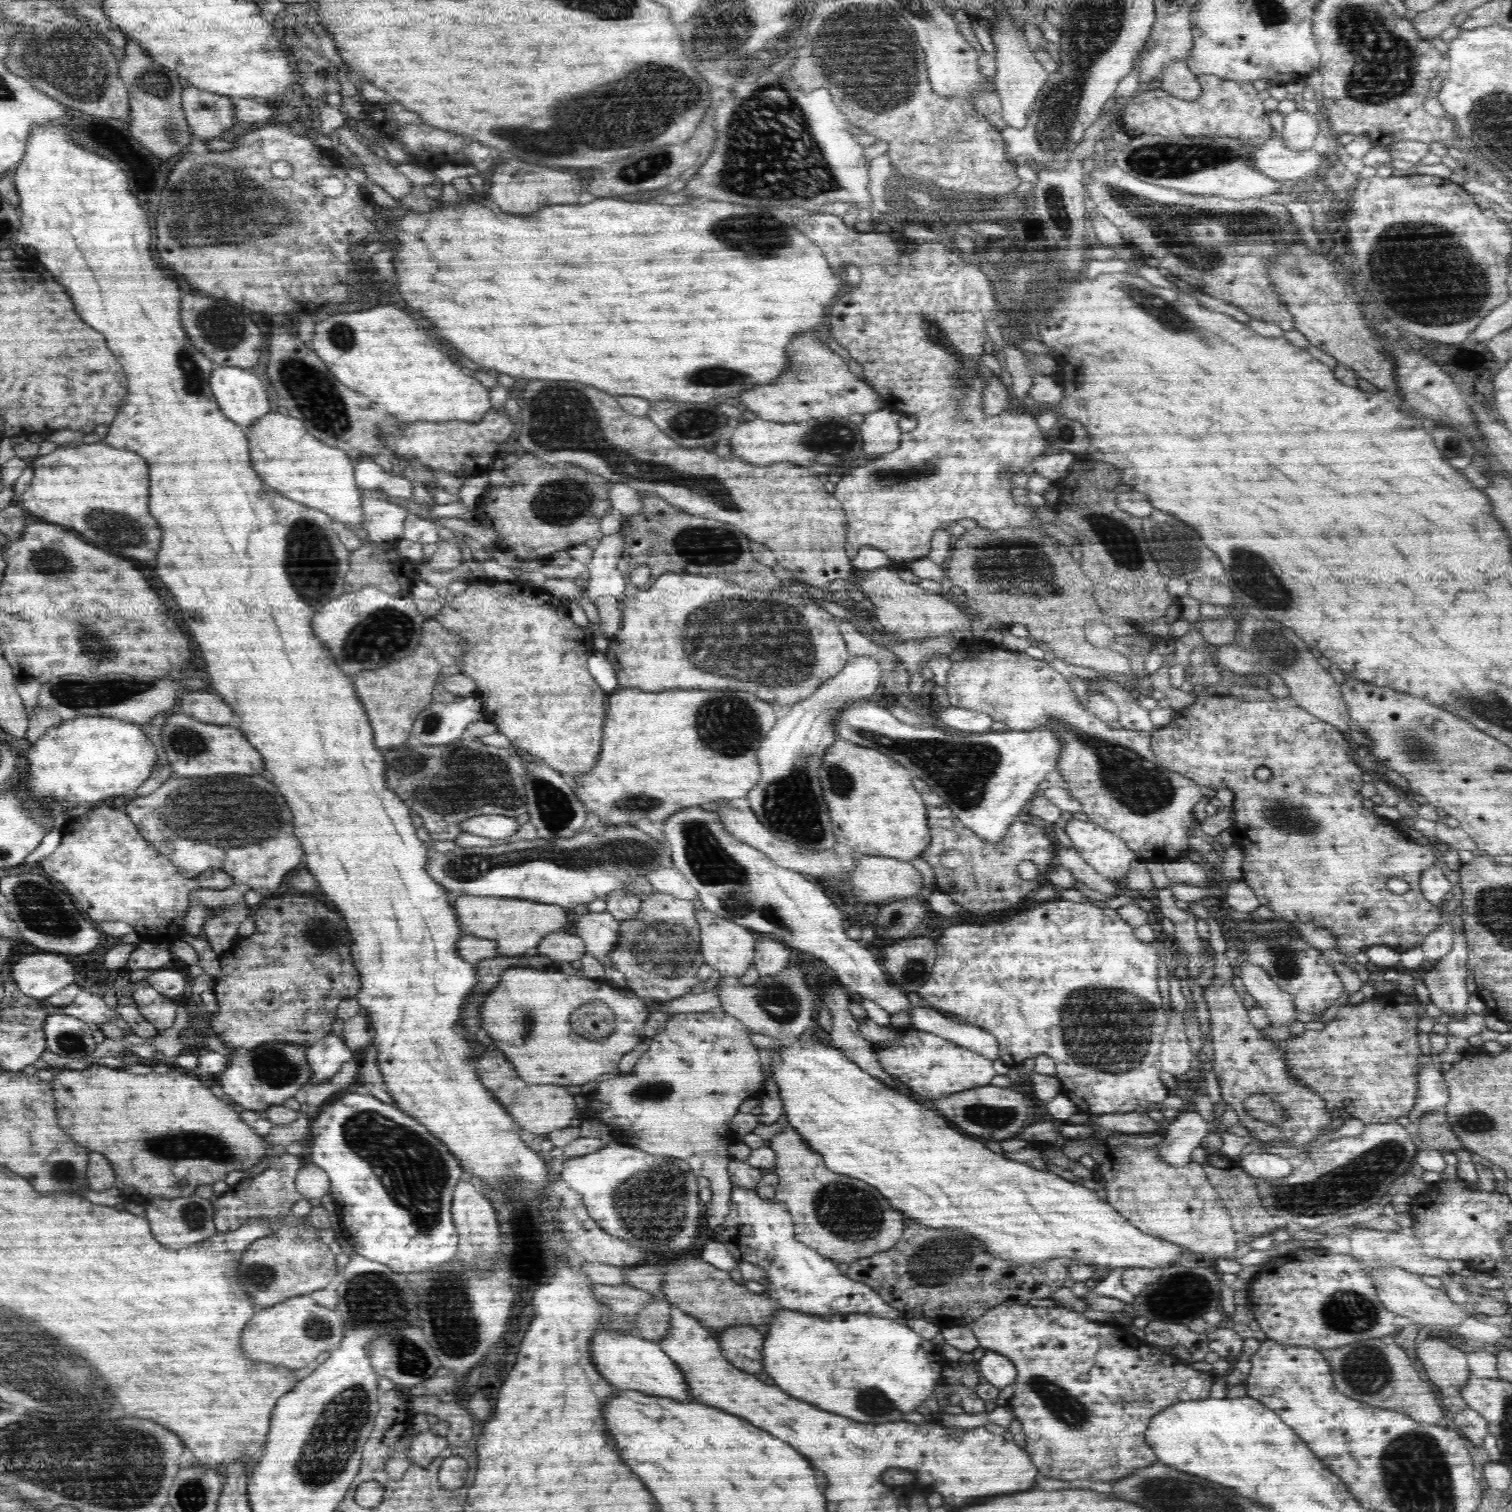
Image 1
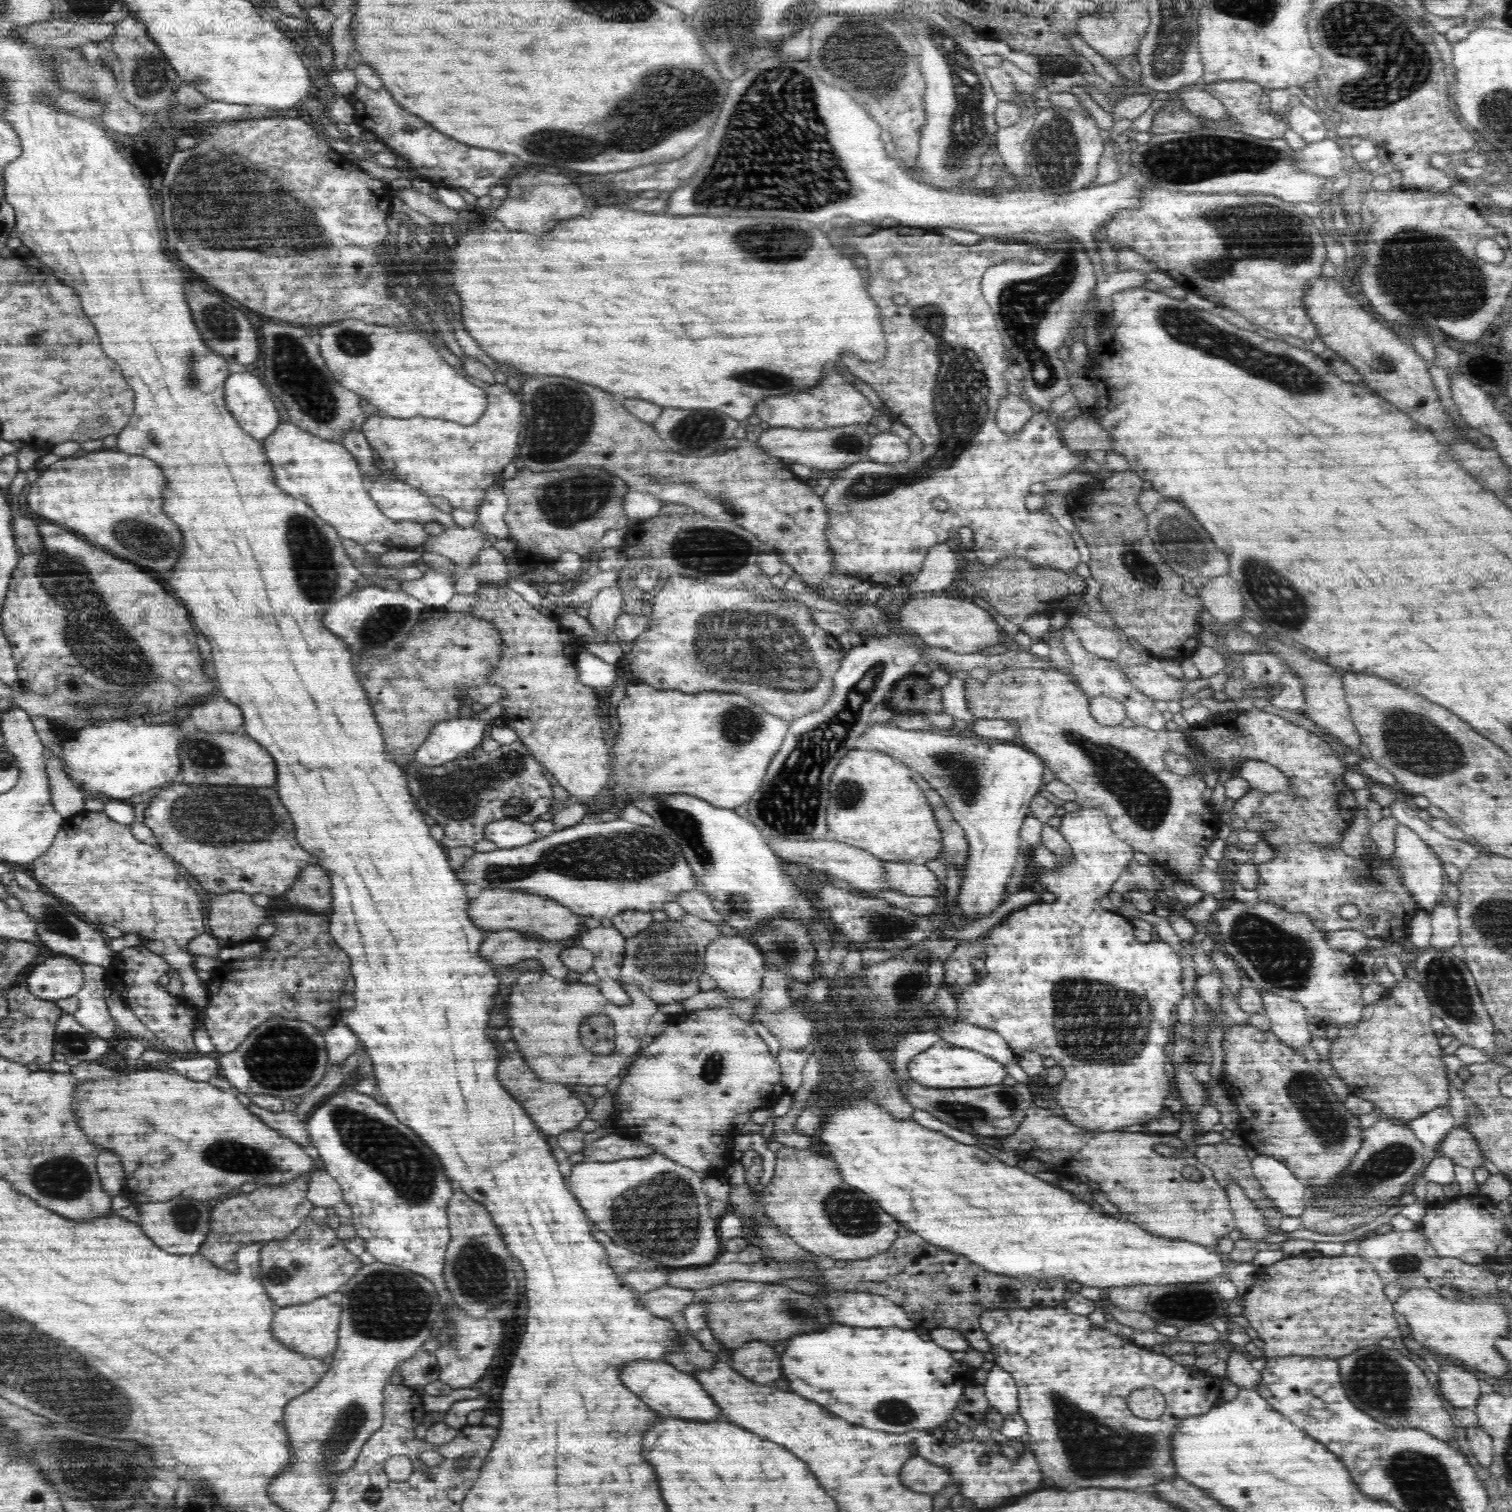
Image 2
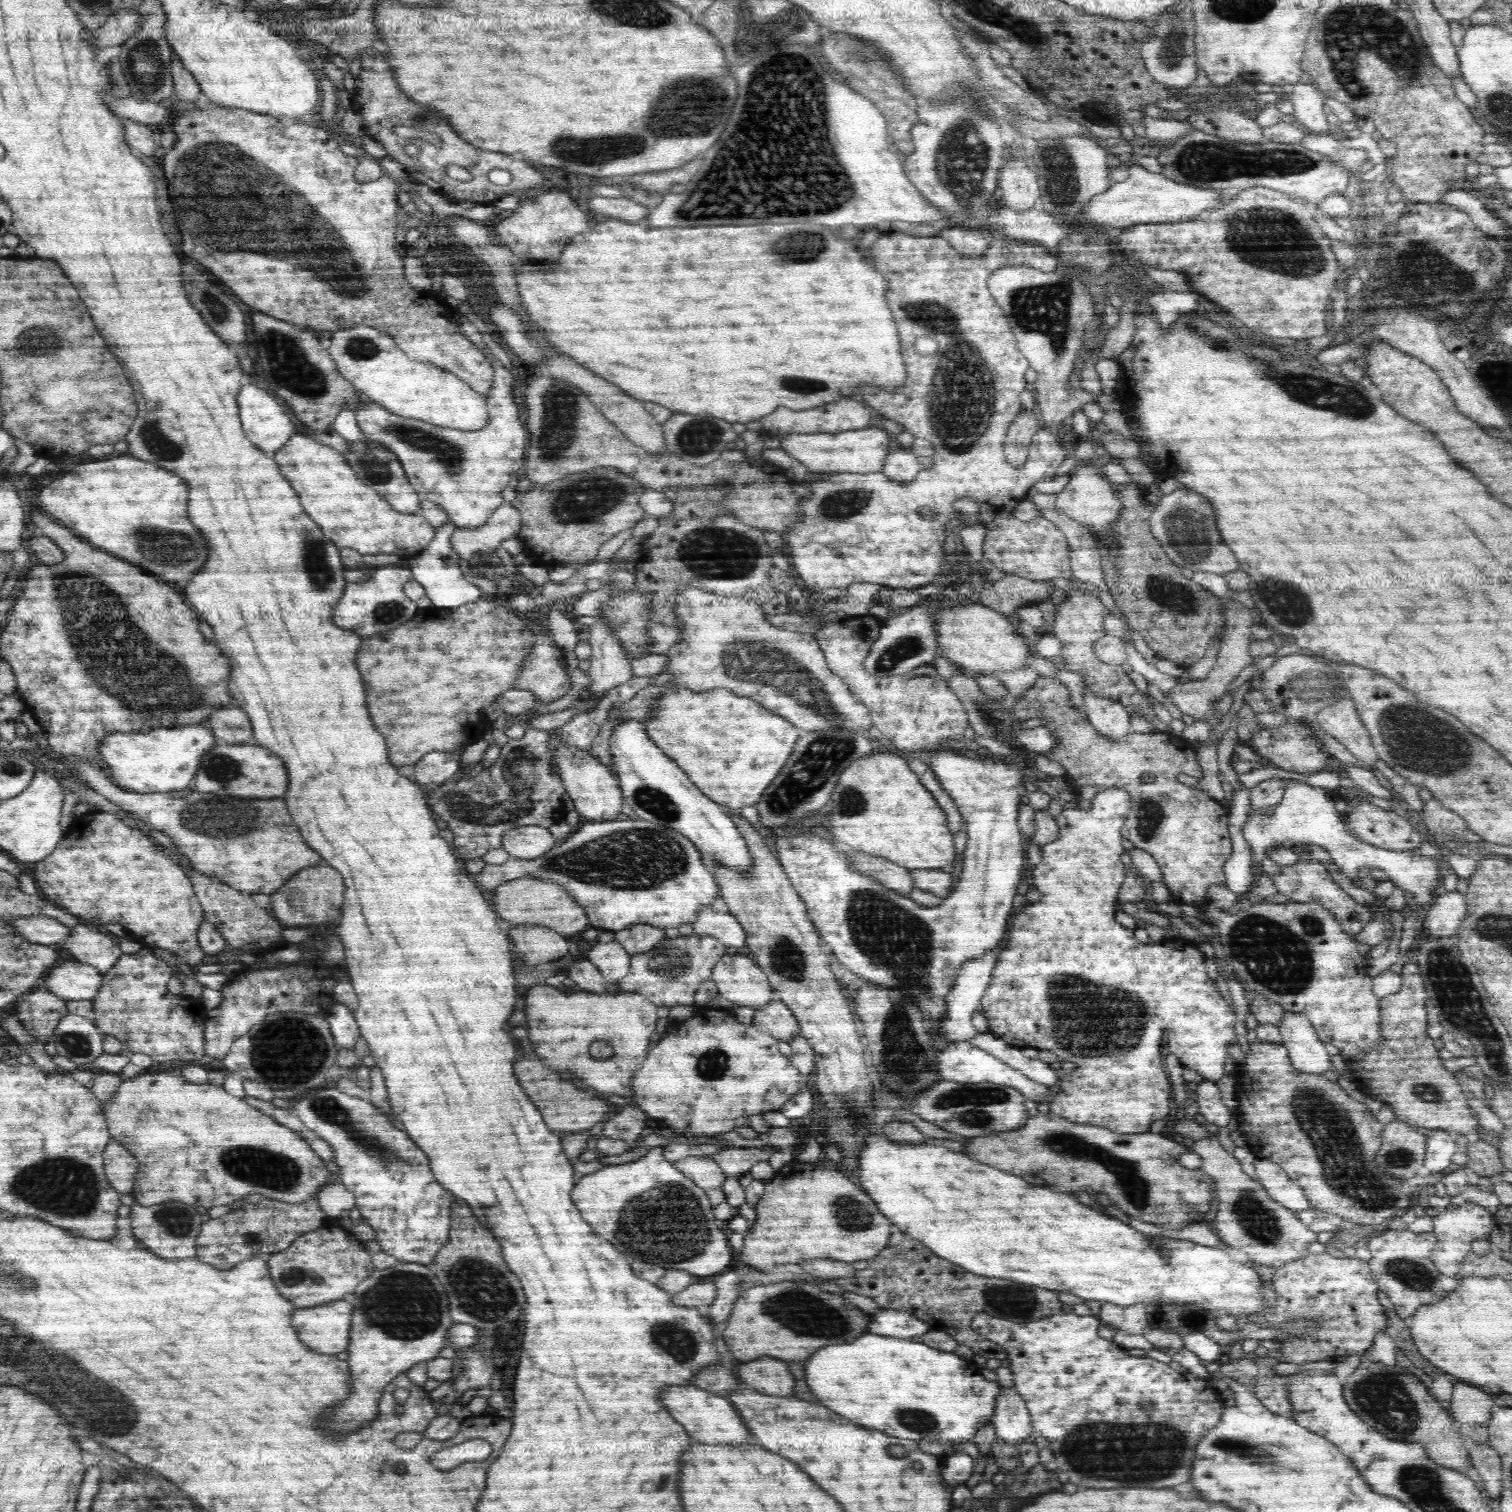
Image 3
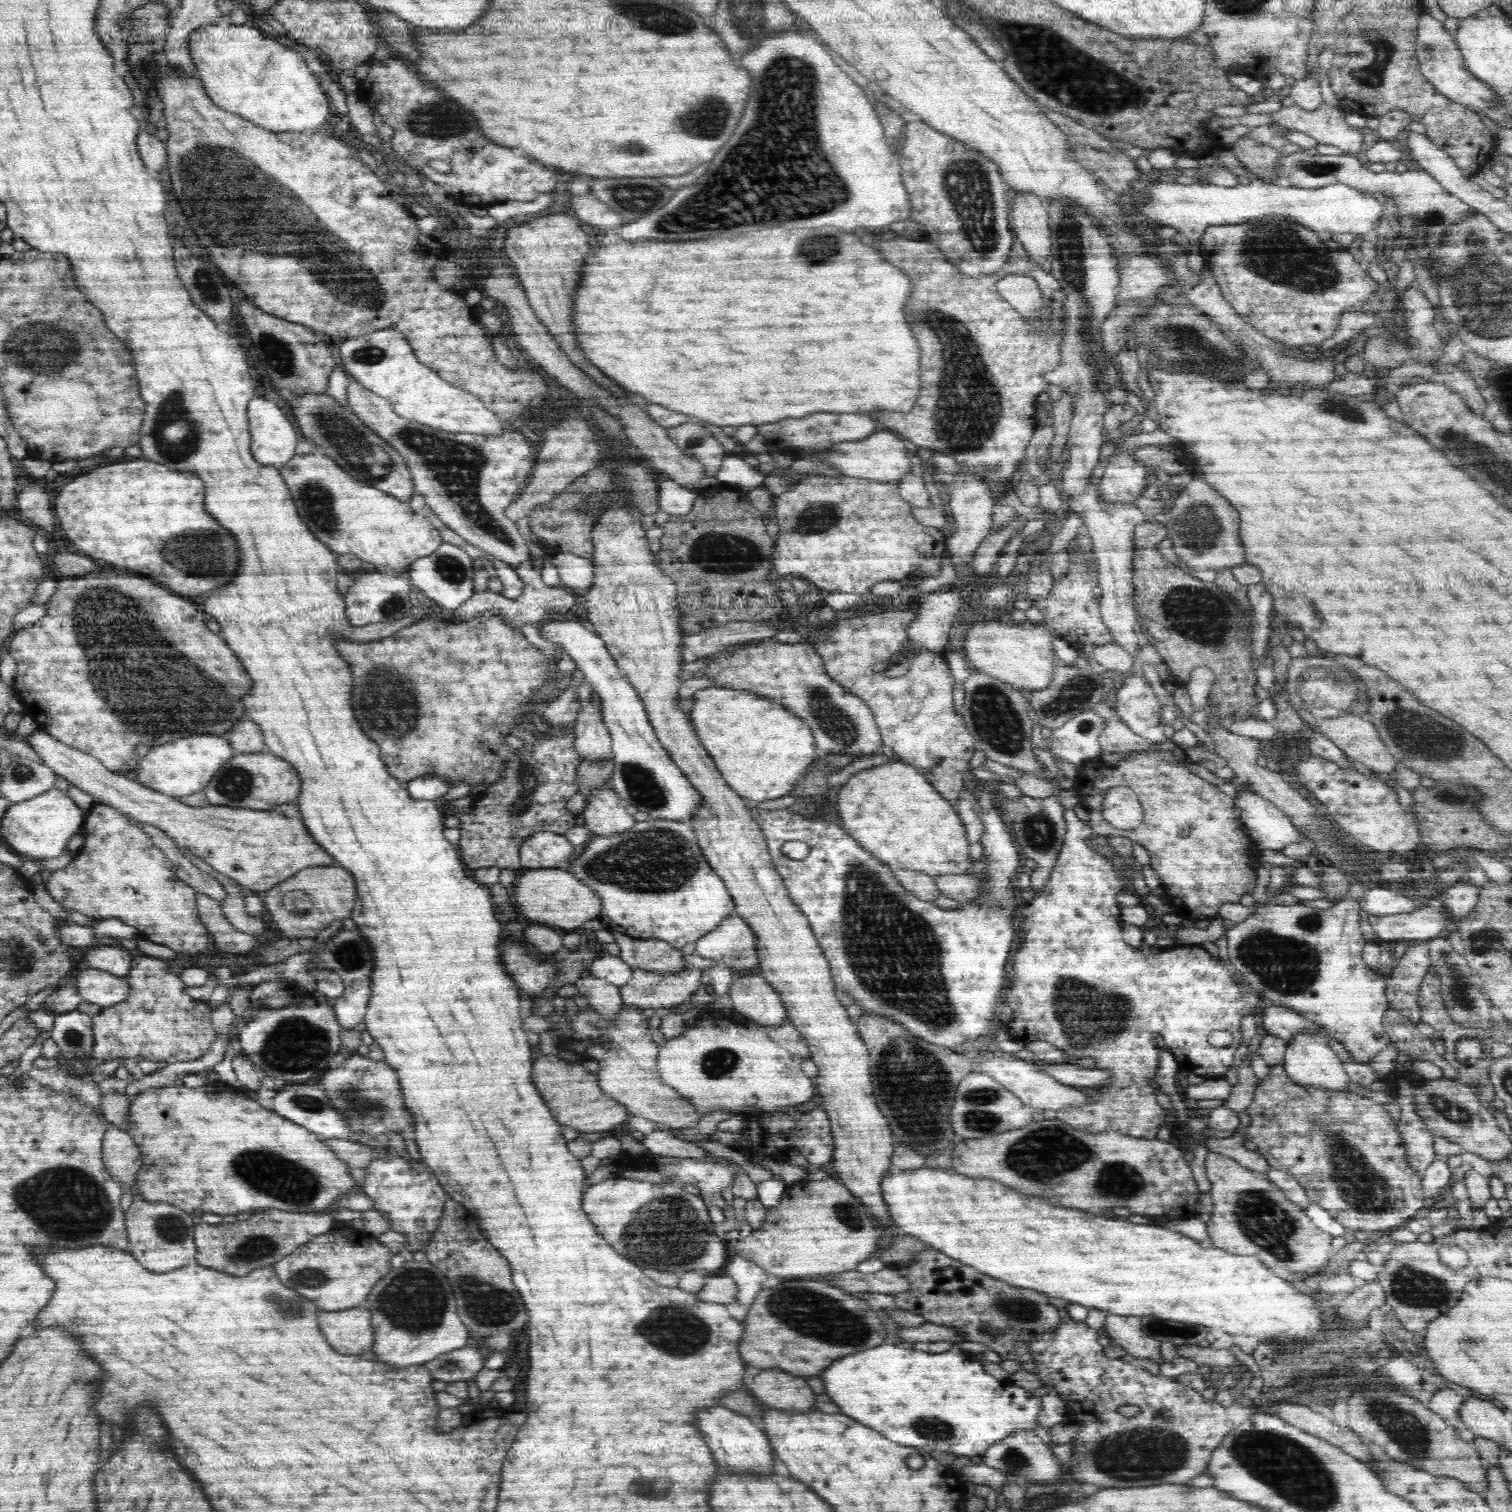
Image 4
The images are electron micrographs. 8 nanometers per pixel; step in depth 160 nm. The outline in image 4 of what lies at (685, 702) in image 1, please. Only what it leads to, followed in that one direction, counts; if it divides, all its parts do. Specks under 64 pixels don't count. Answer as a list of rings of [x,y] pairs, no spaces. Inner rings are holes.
[[[732,687],[698,690],[695,699],[695,706],[688,713],[690,725],[704,749],[710,752],[709,757],[714,758],[724,781],[745,800],[759,803],[786,796],[816,760],[812,730],[808,730],[802,718],[784,710],[784,706]]]

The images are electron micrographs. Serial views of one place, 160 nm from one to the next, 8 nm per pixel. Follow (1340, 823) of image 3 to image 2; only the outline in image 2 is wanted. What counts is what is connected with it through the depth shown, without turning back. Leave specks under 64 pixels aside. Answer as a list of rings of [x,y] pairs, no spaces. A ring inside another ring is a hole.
[[[1248,760],[1238,766],[1239,777],[1244,778],[1252,789],[1259,789],[1266,793],[1275,793],[1276,790],[1290,790],[1292,785],[1284,772],[1267,764],[1266,762],[1255,762]],[[1400,824],[1398,837],[1395,840],[1395,851],[1390,858],[1395,858],[1399,862],[1399,869],[1402,871],[1403,885],[1407,887],[1407,891],[1415,899],[1419,910],[1431,911],[1442,898],[1443,888],[1447,881],[1445,872],[1443,871],[1443,862],[1438,855],[1430,849],[1421,839],[1420,836],[1411,828],[1404,824]]]

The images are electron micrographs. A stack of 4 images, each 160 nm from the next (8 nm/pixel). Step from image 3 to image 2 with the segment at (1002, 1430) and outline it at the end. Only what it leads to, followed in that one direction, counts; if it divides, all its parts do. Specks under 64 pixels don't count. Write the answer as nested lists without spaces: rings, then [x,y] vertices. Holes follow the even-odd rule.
[[[995,1364],[991,1371],[988,1371],[985,1383],[985,1395],[989,1400],[989,1406],[1002,1414],[1019,1414],[1017,1384],[1012,1375]]]

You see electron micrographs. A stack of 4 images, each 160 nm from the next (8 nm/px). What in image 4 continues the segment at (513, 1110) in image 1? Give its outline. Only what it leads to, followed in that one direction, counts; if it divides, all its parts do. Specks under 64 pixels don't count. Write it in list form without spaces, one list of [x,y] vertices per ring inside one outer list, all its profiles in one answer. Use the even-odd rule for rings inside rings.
[[[544,1056],[534,1062],[534,1082],[544,1102],[548,1104],[552,1116],[566,1126],[572,1126],[580,1132],[604,1132],[610,1130],[630,1116],[622,1104],[612,1100],[608,1094],[600,1090],[596,1082],[596,1074],[590,1074],[580,1064],[568,1064],[556,1056]]]

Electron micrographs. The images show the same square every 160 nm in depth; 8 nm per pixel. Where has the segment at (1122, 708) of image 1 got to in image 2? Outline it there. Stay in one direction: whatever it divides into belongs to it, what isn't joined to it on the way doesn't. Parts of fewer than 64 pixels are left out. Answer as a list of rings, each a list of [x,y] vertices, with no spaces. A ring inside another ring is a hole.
[[[1068,622],[1061,629],[1061,640],[1064,648],[1072,660],[1072,666],[1069,669],[1069,675],[1073,676],[1081,687],[1081,690],[1090,697],[1096,697],[1101,694],[1109,694],[1112,699],[1117,699],[1124,706],[1127,718],[1129,718],[1134,725],[1144,726],[1152,731],[1162,731],[1169,727],[1169,724],[1163,718],[1163,713],[1155,708],[1155,702],[1152,698],[1144,695],[1141,690],[1138,690],[1130,679],[1125,675],[1121,668],[1119,668],[1116,660],[1111,661],[1099,657],[1087,651],[1078,635],[1072,632],[1072,627]]]

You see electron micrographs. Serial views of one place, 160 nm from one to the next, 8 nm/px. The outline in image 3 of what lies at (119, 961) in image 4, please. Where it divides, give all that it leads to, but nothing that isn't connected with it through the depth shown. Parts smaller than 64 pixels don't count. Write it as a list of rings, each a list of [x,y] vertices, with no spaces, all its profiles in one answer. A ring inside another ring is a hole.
[[[83,921],[77,927],[70,928],[70,936],[64,938],[62,945],[77,961],[92,965],[101,973],[114,968],[123,954],[112,936]]]

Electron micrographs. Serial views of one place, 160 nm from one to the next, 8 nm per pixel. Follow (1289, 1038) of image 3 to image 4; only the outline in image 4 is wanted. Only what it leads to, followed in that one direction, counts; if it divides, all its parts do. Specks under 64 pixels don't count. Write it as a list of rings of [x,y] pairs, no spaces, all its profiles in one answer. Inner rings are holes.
[[[1301,1031],[1300,1034],[1292,1036],[1292,1042],[1287,1044],[1285,1057],[1282,1062],[1287,1071],[1288,1078],[1300,1086],[1311,1086],[1312,1088],[1323,1087],[1324,1090],[1344,1090],[1351,1082],[1350,1077],[1342,1067],[1342,1061],[1332,1050],[1327,1038],[1317,1032]]]

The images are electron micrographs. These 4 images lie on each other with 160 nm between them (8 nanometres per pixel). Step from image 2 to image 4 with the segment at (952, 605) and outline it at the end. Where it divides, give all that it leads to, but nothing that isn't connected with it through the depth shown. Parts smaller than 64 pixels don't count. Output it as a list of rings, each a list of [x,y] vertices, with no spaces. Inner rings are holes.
[[[988,620],[982,624],[976,622],[972,630],[967,633],[963,650],[966,650],[966,656],[968,656],[966,660],[970,660],[970,664],[976,670],[981,670],[1019,689],[1029,690],[1031,693],[1048,688],[1052,682],[1056,664],[1061,664],[1051,646],[1056,636],[1044,624],[1020,628],[1020,624],[1006,626],[1006,624],[1000,624],[998,620]]]

